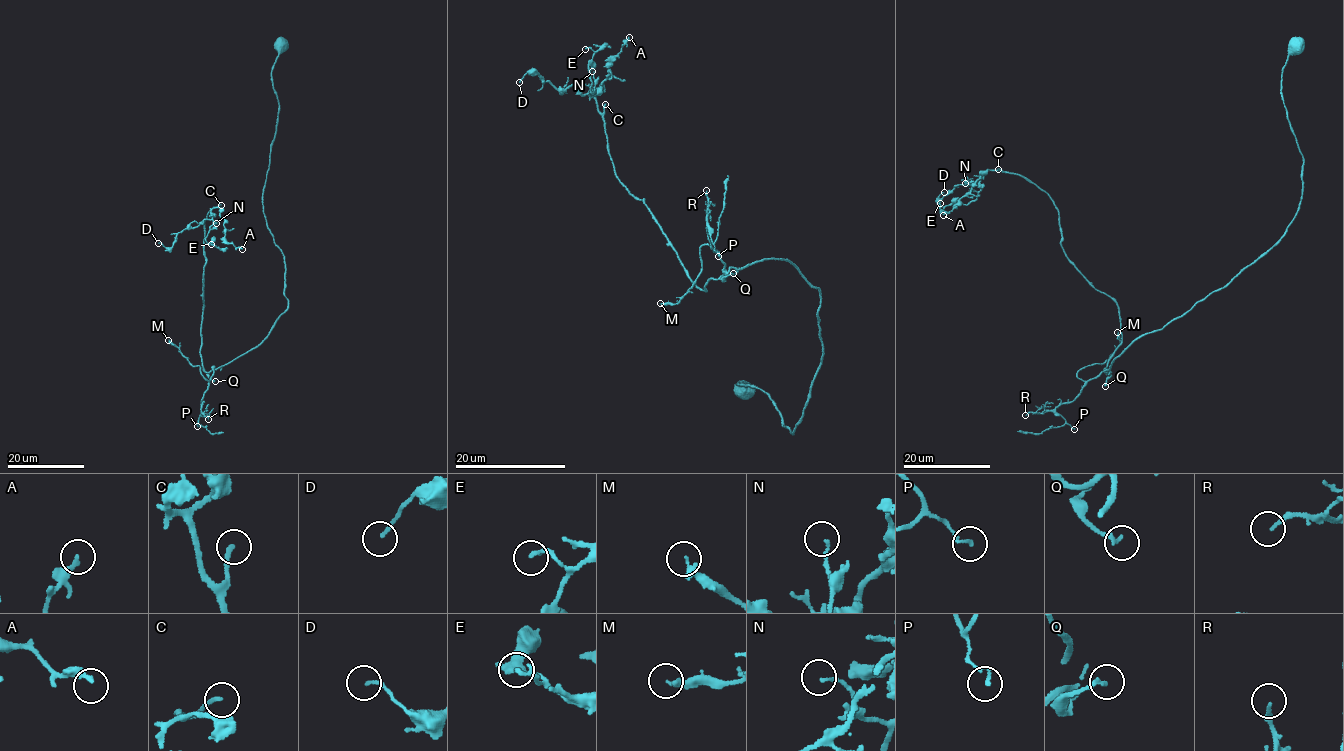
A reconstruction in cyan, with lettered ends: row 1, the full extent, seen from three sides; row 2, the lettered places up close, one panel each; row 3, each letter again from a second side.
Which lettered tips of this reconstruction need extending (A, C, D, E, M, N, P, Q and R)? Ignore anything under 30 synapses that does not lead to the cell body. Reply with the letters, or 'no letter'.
C

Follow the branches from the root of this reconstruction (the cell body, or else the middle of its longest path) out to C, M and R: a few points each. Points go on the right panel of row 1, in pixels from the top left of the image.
C: (1299, 44), (1281, 90), (1303, 158), (1295, 217), (1106, 374), (1118, 305), (1067, 257), (1053, 199), (998, 169)
M: (1299, 44), (1281, 76), (1303, 158), (1287, 230), (1083, 381), (1078, 370), (1106, 362), (1117, 332)
R: (1299, 44), (1281, 76), (1303, 158), (1301, 204), (1287, 230), (1225, 285), (1133, 342), (1072, 400), (1025, 415)

